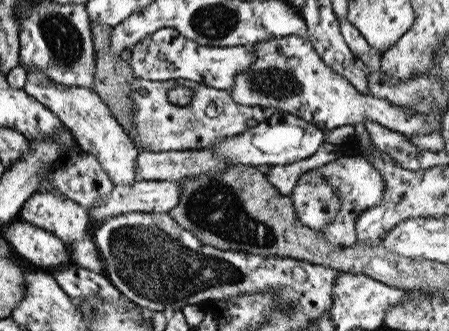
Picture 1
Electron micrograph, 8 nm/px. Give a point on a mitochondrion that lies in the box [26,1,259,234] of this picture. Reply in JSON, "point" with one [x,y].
{"point":[63,39]}

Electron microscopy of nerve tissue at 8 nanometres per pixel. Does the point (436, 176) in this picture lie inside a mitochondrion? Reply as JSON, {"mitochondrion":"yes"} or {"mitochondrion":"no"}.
{"mitochondrion":"no"}

